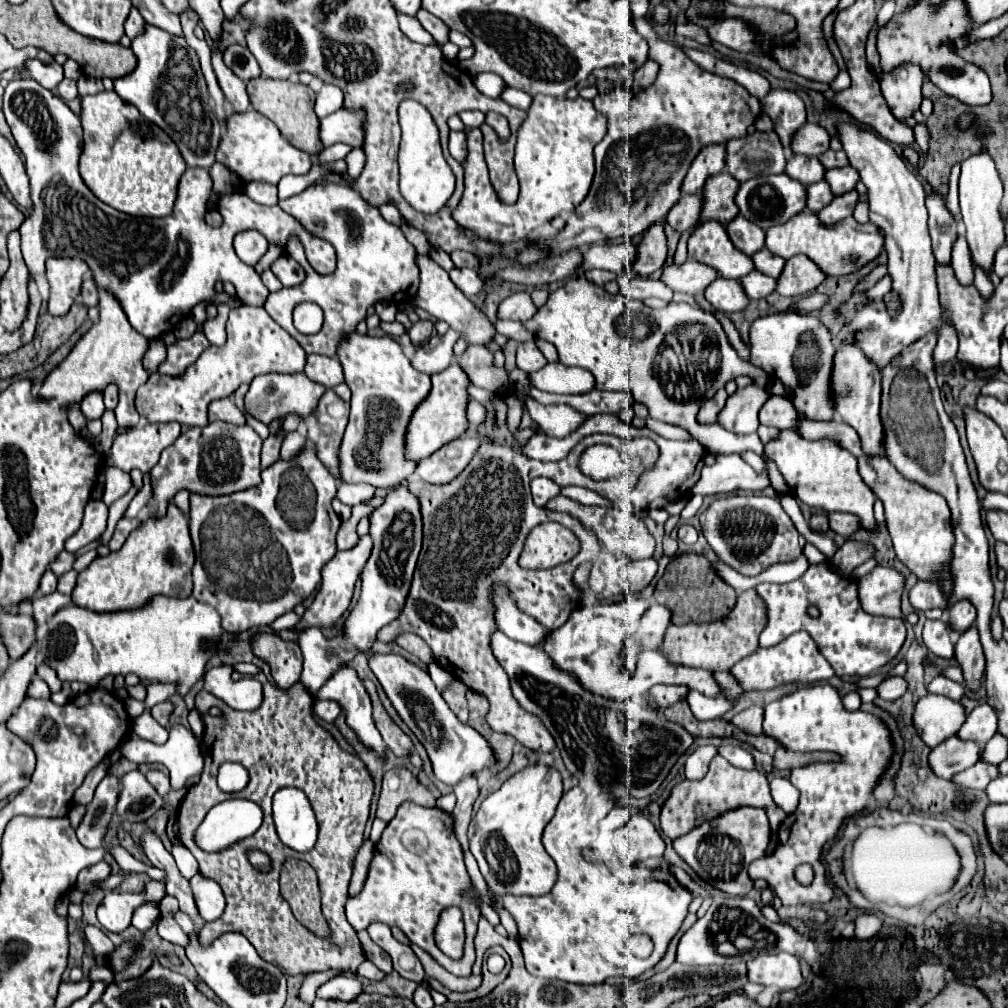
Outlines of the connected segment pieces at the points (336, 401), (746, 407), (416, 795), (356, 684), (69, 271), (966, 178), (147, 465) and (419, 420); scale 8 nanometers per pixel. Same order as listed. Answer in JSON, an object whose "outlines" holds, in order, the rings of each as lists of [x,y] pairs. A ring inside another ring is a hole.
{"outlines":[[[[326,390],[318,400],[312,414],[304,418],[308,426],[308,438],[314,442],[318,458],[338,478],[338,448],[348,424],[350,404],[344,402],[334,390]]],[[[756,384],[746,388],[738,388],[732,396],[728,396],[726,406],[718,416],[718,424],[730,432],[752,434],[758,428],[758,410],[768,398],[768,390]]],[[[394,766],[382,778],[382,792],[378,798],[376,816],[384,822],[390,822],[396,814],[396,808],[404,800],[410,800],[422,806],[436,806],[436,798],[430,794],[426,786],[418,782],[418,778],[412,774],[410,768]]],[[[352,668],[338,670],[316,694],[316,700],[334,700],[346,714],[346,724],[356,732],[358,740],[386,762],[386,744],[372,720],[370,696]]],[[[48,258],[46,260],[46,276],[50,284],[50,300],[48,312],[52,316],[64,316],[80,294],[82,276],[88,266],[82,260],[74,258]]],[[[980,152],[964,160],[960,174],[960,210],[962,210],[962,222],[966,226],[966,242],[974,266],[980,266],[988,276],[992,272],[996,250],[1004,246],[1004,220],[1000,216],[1000,200],[1002,200],[1002,182],[996,172],[994,160],[986,152]]],[[[142,424],[134,430],[116,436],[110,452],[108,464],[116,466],[124,472],[140,468],[142,472],[150,472],[160,460],[160,452],[174,444],[176,436],[180,436],[180,424]]],[[[452,362],[446,370],[432,376],[430,396],[426,396],[420,402],[420,406],[416,406],[416,412],[412,414],[412,420],[408,422],[408,428],[406,428],[404,446],[406,446],[408,460],[422,460],[430,456],[432,452],[436,452],[438,448],[442,448],[446,442],[456,440],[466,432],[468,428],[468,420],[466,420],[468,384],[470,384],[468,376],[462,372],[462,368],[456,362]]]]}

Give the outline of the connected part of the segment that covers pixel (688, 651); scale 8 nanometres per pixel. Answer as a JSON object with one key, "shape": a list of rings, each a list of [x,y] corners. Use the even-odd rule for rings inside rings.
{"shape":[[[746,590],[738,594],[738,602],[732,612],[724,620],[708,622],[708,624],[670,624],[658,652],[670,662],[688,668],[704,668],[708,672],[724,672],[730,670],[738,660],[756,652],[758,636],[766,626],[766,608],[756,590]]]}

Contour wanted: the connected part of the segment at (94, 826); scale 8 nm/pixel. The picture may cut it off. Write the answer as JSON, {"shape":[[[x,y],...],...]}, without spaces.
{"shape":[[[106,774],[96,788],[94,800],[86,806],[86,814],[76,830],[78,840],[84,848],[100,848],[106,826],[116,808],[118,798],[118,778]]]}

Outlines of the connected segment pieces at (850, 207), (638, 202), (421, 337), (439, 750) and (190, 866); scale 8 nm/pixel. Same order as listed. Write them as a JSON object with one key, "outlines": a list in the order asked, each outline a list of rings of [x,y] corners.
{"outlines":[[[[856,190],[846,192],[846,194],[842,194],[842,196],[836,196],[828,206],[824,206],[824,208],[818,212],[818,218],[820,218],[820,222],[824,222],[824,224],[836,224],[838,220],[852,216],[856,202],[858,202],[858,192],[856,192]]],[[[634,18],[634,26],[648,40],[650,58],[660,64],[658,78],[644,90],[618,86],[592,100],[596,110],[608,118],[608,132],[594,148],[596,174],[592,188],[558,234],[536,238],[526,248],[512,252],[520,264],[534,264],[544,256],[542,252],[564,252],[592,242],[640,236],[678,202],[680,184],[696,154],[708,144],[726,144],[732,138],[746,136],[748,126],[756,120],[754,98],[746,88],[702,70],[686,52],[658,40],[652,20]]],[[[418,320],[418,322],[412,324],[412,328],[408,330],[408,336],[410,336],[410,340],[412,340],[414,346],[420,346],[426,338],[430,338],[432,330],[434,330],[434,326],[432,326],[430,320]]],[[[380,654],[370,660],[370,668],[376,674],[386,696],[390,698],[392,706],[400,714],[400,718],[406,722],[406,726],[416,734],[416,738],[426,748],[428,758],[432,762],[434,776],[440,782],[454,786],[464,776],[472,776],[472,772],[480,774],[496,764],[492,746],[486,742],[484,736],[480,736],[468,724],[462,724],[450,712],[448,704],[442,700],[438,688],[432,684],[432,678],[428,676],[426,670],[422,670],[420,666],[408,662],[398,654],[386,654],[386,656]]],[[[172,844],[172,856],[176,860],[176,866],[180,870],[180,874],[190,880],[194,874],[200,872],[200,866],[198,866],[198,860],[192,856],[192,852],[182,846],[182,844]]]]}

